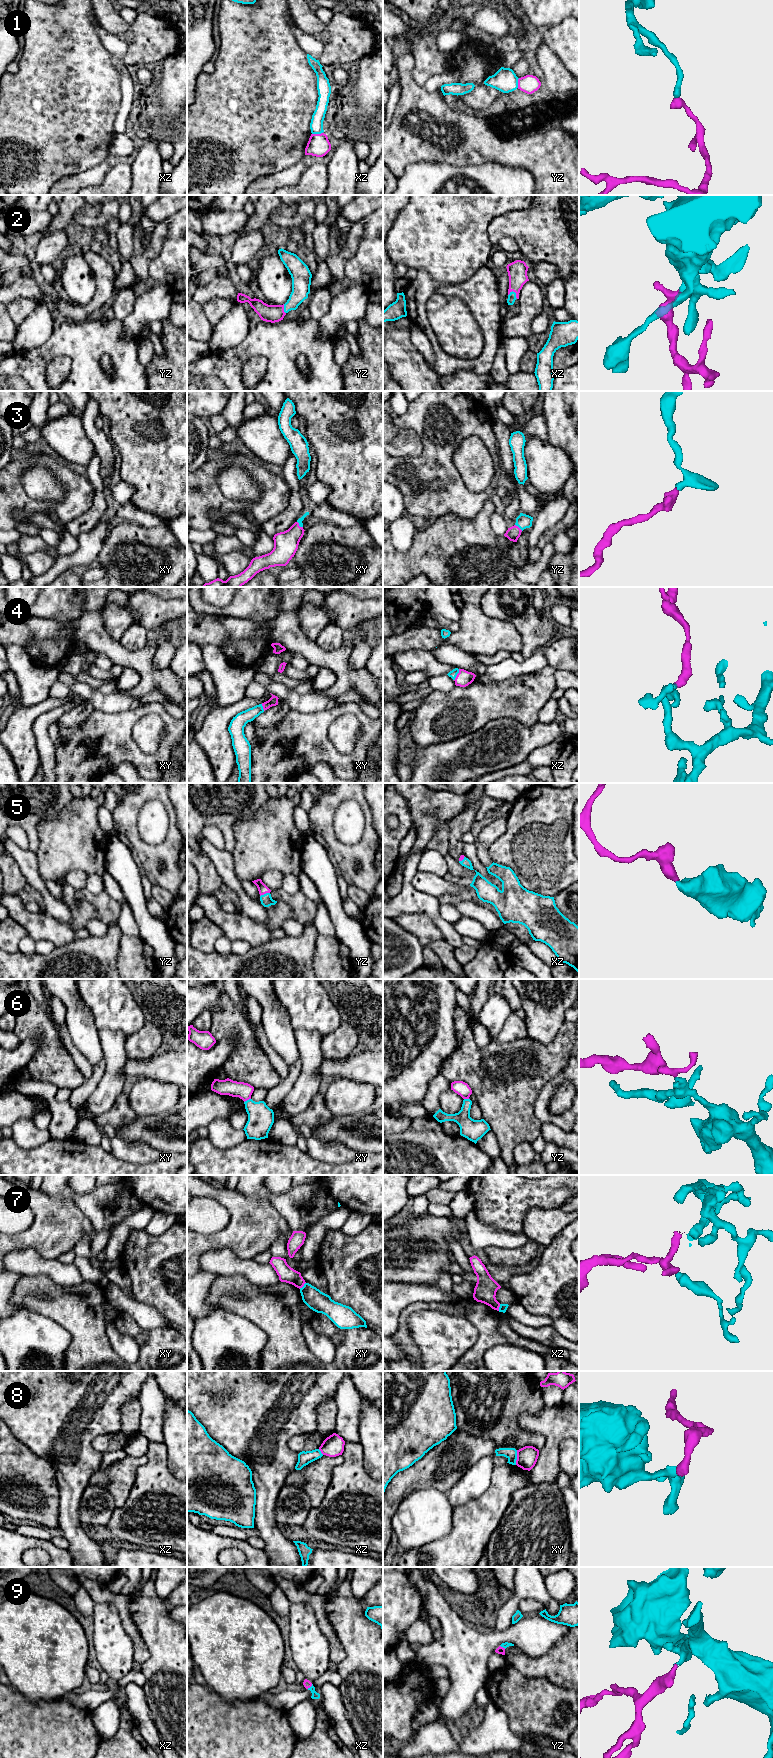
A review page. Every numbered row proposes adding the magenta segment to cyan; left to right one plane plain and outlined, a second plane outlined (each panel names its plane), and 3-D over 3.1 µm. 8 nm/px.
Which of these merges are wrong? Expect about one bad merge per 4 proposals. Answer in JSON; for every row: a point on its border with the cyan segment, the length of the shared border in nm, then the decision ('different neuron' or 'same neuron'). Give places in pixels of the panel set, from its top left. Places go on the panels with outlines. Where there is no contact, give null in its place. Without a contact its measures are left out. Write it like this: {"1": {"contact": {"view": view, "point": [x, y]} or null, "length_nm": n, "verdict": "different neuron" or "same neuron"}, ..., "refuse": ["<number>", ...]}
{"1": {"contact": {"view": "xz", "point": [317, 133]}, "length_nm": 90, "verdict": "different neuron"}, "2": {"contact": {"view": "xz", "point": [515, 293]}, "length_nm": 90, "verdict": "same neuron"}, "3": {"contact": {"view": "xy", "point": [299, 525]}, "length_nm": 70, "verdict": "same neuron"}, "4": {"contact": {"view": "xz", "point": [456, 675]}, "length_nm": 100, "verdict": "same neuron"}, "5": {"contact": {"view": "yz", "point": [264, 894]}, "length_nm": 90, "verdict": "same neuron"}, "6": {"contact": {"view": "xy", "point": [247, 1100]}, "length_nm": 70, "verdict": "same neuron"}, "7": {"contact": {"view": "xy", "point": [303, 1286]}, "length_nm": 80, "verdict": "different neuron"}, "8": {"contact": {"view": "xy", "point": [516, 1457]}, "length_nm": 120, "verdict": "different neuron"}, "9": {"contact": {"view": "xz", "point": [310, 1687]}, "length_nm": 60, "verdict": "same neuron"}, "refuse": ["1", "7", "8"]}

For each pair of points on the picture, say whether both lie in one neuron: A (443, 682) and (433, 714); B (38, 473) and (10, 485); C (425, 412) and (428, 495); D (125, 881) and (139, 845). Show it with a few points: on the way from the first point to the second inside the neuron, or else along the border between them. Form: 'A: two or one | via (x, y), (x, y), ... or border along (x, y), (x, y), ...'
A: two | border along (455, 685), (447, 691), (434, 690)
B: two | border along (38, 464), (21, 477), (23, 490), (35, 499)
C: one | via (431, 433), (431, 474)
D: two | border along (136, 863), (141, 869)

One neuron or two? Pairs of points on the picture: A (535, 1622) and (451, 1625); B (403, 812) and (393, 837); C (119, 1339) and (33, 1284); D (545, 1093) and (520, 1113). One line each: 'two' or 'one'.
A: one
B: one
C: two
D: two

